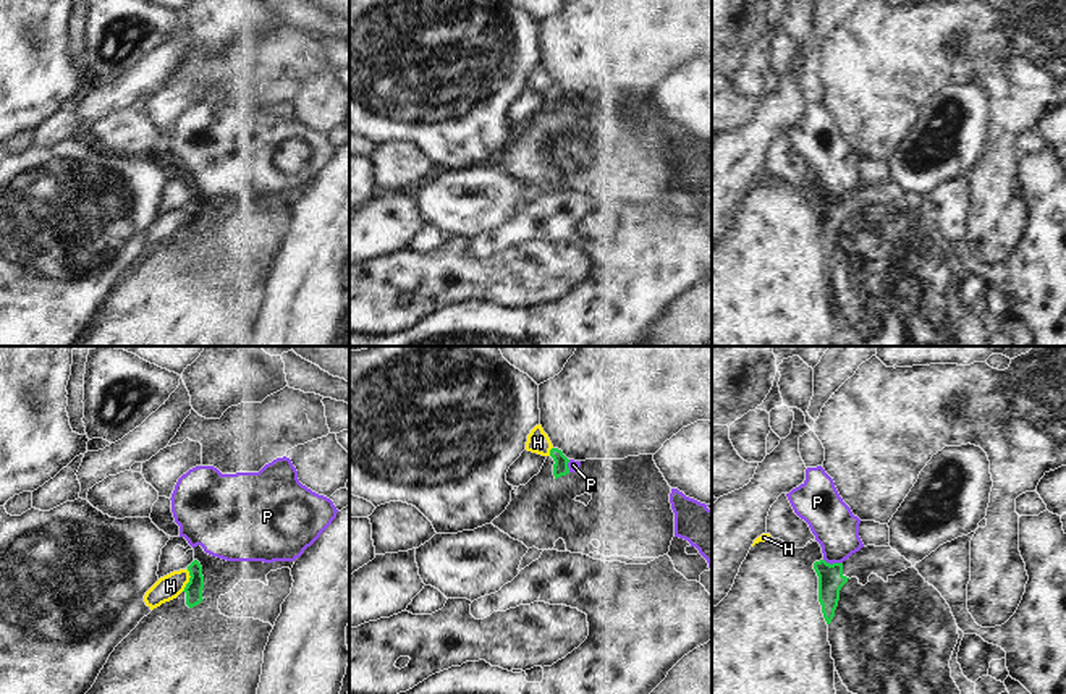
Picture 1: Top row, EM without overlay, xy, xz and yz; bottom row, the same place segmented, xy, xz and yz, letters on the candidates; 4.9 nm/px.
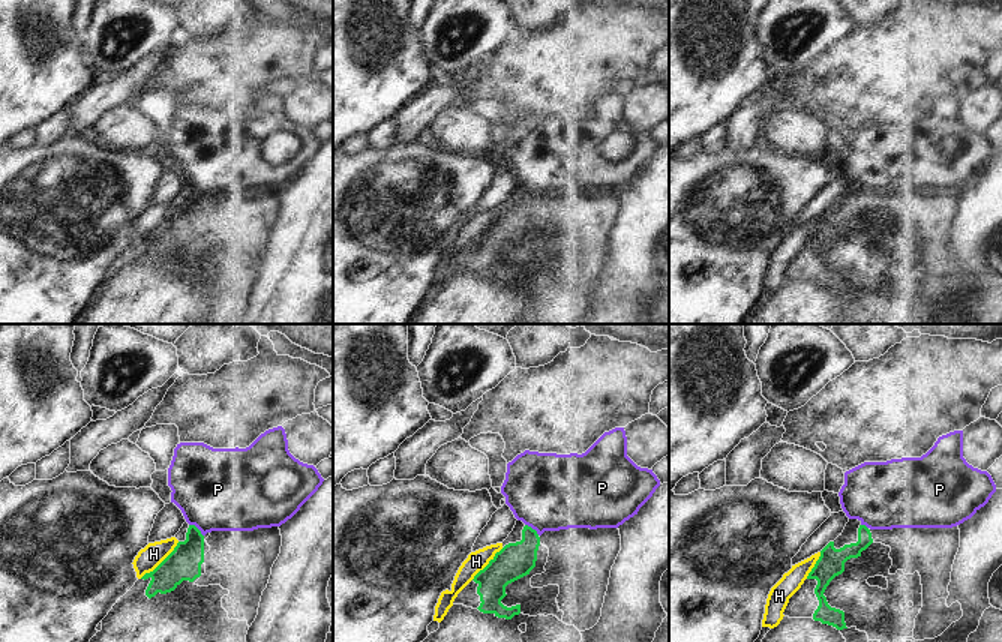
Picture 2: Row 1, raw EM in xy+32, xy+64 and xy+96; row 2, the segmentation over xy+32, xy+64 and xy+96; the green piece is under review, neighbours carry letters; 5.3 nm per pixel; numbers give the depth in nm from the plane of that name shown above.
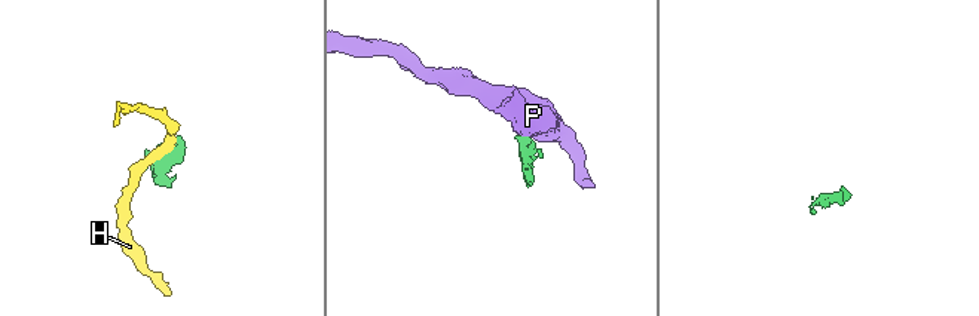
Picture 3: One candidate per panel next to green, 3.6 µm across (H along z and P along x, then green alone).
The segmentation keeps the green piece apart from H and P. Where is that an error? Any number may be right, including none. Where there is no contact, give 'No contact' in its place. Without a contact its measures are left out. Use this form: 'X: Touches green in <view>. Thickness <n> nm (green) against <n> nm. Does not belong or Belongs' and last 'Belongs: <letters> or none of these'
H: Touches green in xy. Thickness 90 nm (green) against 120 nm. Does not belong
P: Touches green in yz. Thickness 130 nm (green) against 220 nm. Does not belong
Belongs: none of these.

